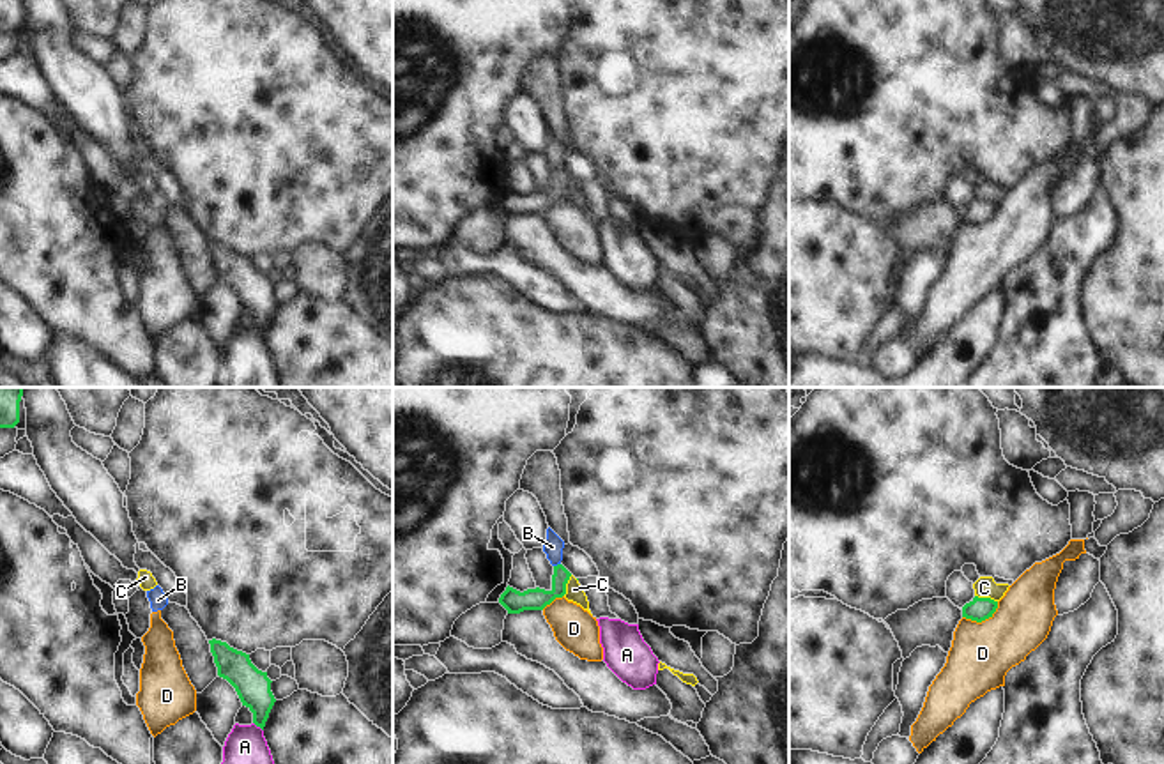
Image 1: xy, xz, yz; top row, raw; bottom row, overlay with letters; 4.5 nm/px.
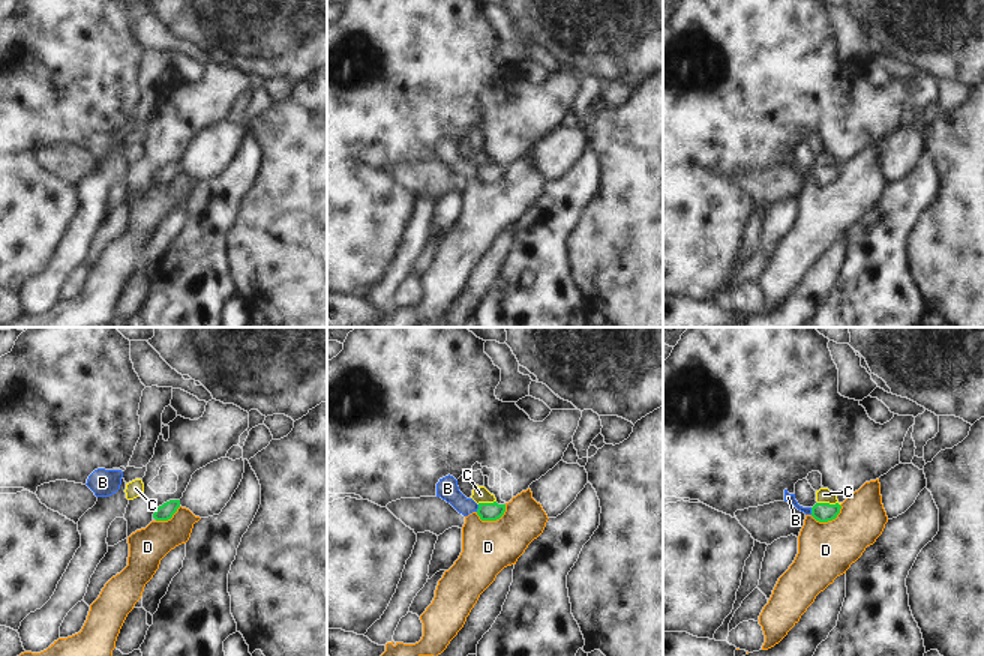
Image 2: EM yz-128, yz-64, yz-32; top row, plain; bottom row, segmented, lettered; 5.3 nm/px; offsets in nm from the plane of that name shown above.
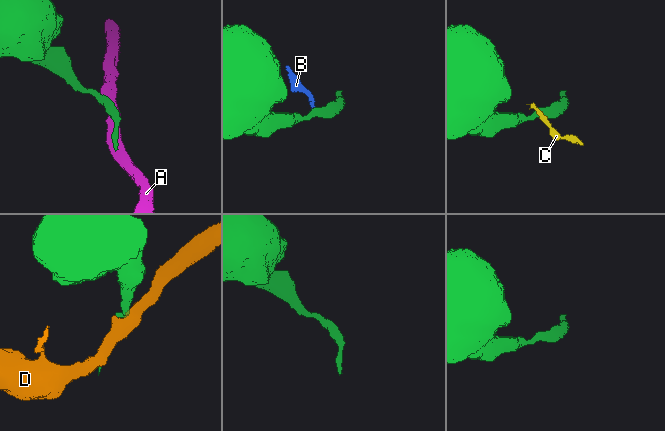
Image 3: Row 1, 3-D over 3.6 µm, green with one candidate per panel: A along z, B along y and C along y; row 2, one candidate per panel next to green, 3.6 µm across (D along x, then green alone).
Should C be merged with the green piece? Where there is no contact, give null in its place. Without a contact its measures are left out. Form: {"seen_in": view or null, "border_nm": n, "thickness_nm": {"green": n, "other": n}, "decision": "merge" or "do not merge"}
{"seen_in": "yz", "border_nm": 110, "thickness_nm": {"green": 110, "other": 100}, "decision": "do not merge"}

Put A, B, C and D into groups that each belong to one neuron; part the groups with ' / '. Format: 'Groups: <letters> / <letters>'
Groups: A / B D / C

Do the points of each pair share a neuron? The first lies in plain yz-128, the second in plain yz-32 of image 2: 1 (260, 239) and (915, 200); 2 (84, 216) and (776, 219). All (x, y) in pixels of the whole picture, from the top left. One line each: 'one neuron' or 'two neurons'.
1: two neurons
2: two neurons

